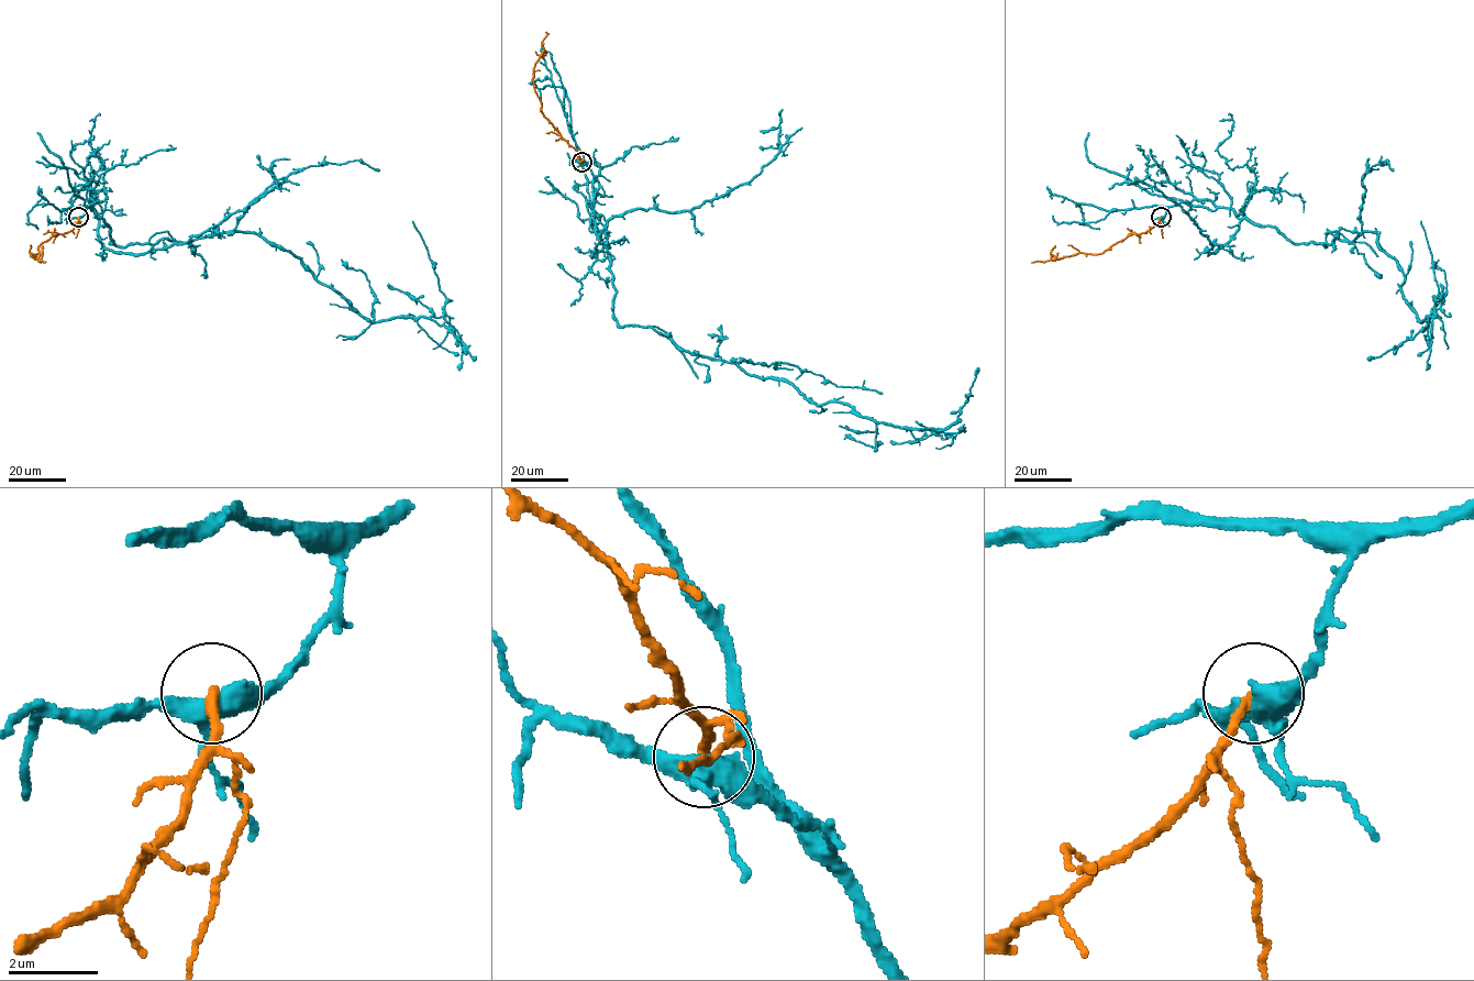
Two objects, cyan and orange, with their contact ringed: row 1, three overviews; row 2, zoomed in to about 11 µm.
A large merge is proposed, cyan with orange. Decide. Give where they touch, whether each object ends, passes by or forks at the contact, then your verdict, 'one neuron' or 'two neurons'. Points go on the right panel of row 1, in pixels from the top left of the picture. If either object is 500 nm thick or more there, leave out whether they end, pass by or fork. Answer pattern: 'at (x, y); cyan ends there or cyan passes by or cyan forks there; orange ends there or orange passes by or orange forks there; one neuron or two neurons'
at (1161, 217); cyan forks there; orange ends there; two neurons

